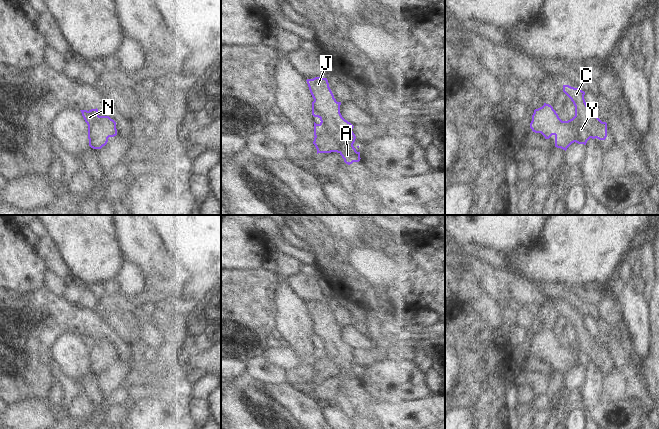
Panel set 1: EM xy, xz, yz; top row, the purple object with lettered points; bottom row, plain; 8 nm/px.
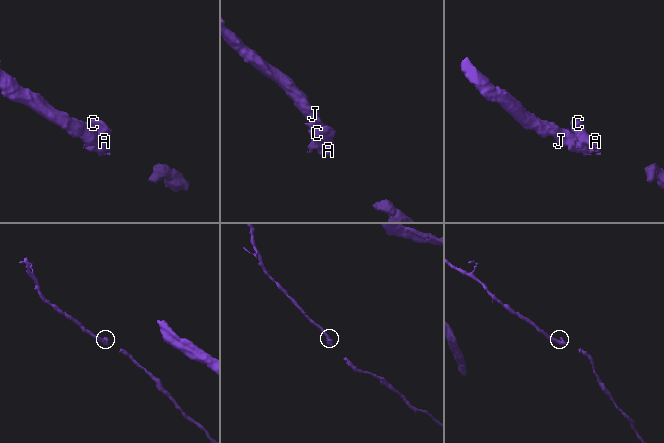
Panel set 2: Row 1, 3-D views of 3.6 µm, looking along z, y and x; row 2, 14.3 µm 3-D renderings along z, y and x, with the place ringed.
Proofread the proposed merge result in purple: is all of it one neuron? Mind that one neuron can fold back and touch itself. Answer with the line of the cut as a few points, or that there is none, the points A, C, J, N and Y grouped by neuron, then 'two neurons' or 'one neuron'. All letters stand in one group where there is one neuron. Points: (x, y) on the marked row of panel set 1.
no cut | A C J N Y | one neuron

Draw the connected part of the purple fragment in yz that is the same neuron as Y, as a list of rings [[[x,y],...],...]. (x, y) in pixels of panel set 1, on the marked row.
[[[563,85],[563,92],[571,99],[575,106],[575,116],[562,121],[553,107],[549,104],[534,110],[530,128],[535,133],[541,133],[545,139],[555,136],[555,147],[567,150],[574,142],[586,145],[592,139],[605,140],[607,137],[607,123],[602,122],[597,115],[588,108],[580,88]]]

